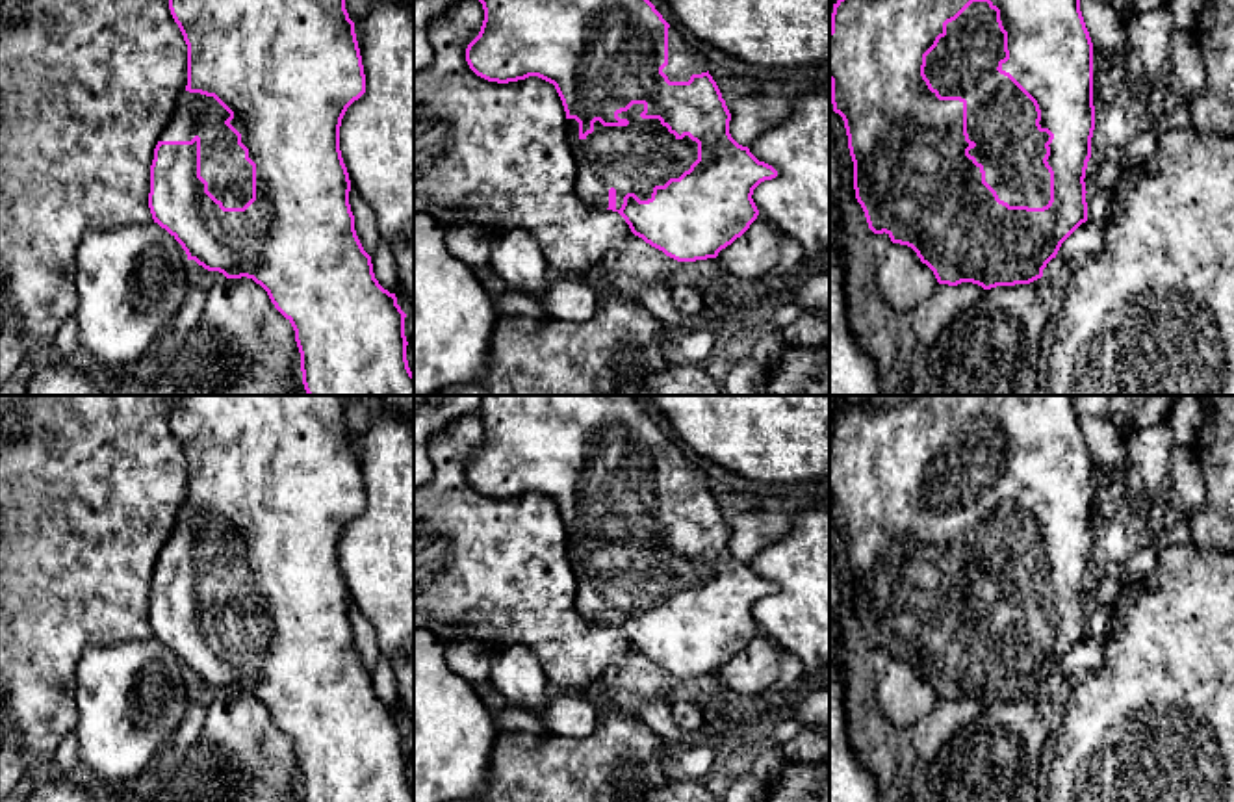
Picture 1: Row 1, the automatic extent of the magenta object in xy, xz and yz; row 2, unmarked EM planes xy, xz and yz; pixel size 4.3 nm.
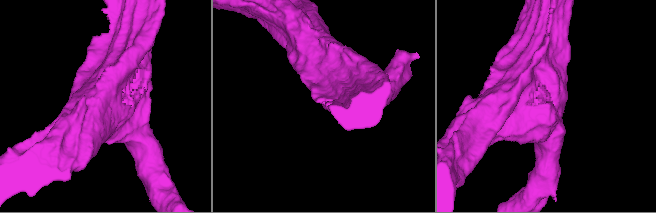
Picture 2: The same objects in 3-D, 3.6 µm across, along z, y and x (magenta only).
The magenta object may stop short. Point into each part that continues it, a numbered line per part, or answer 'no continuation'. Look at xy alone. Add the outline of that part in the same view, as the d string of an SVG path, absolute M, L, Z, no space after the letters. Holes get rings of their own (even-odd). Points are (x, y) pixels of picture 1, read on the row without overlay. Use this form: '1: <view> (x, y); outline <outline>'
1: xy (223, 582); outline M180 507L174 531L160 557L200 553L200 592L208 607L225 624L243 624L252 614L252 581L238 561L238 551L225 540L230 529L213 514Z

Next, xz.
1: xz (635, 574); outline M644 520L618 529L627 542L603 542L579 553L579 538L566 535L568 559L577 579L577 613L596 624L609 624L609 605L616 605L616 626L623 613L635 609L651 614L655 602L679 594L698 576L698 559L688 551L677 555L659 535L642 535Z

